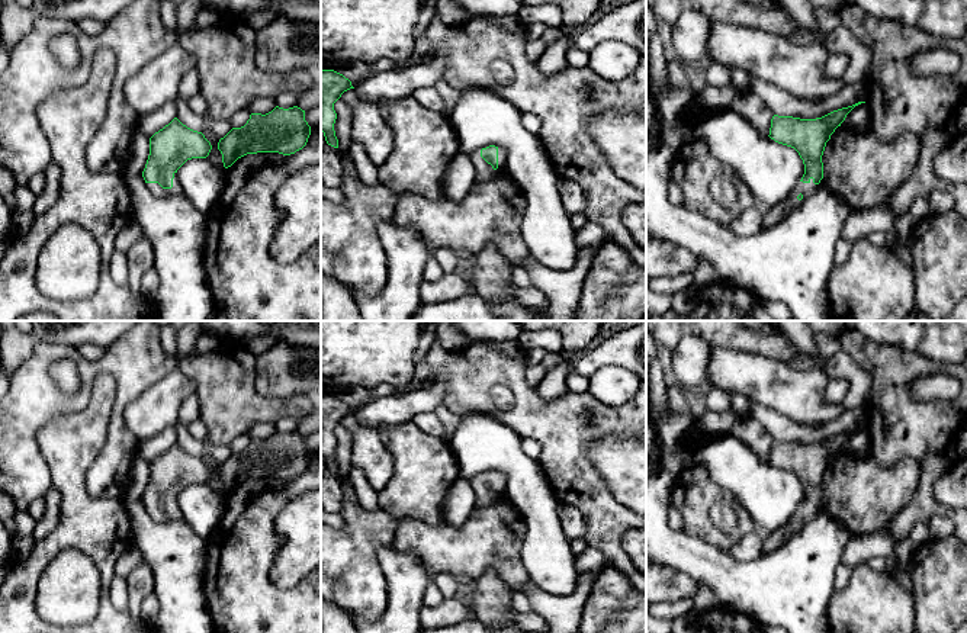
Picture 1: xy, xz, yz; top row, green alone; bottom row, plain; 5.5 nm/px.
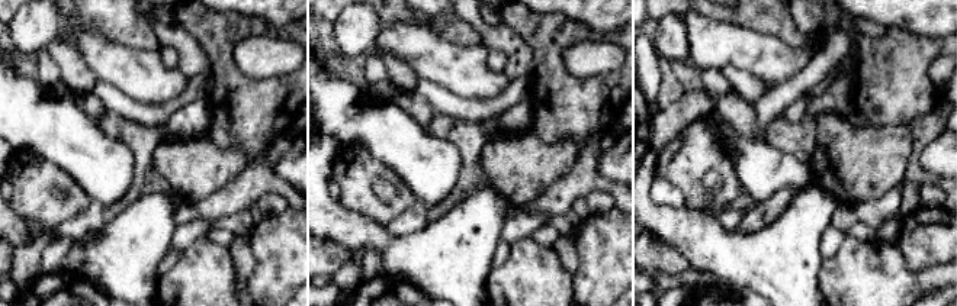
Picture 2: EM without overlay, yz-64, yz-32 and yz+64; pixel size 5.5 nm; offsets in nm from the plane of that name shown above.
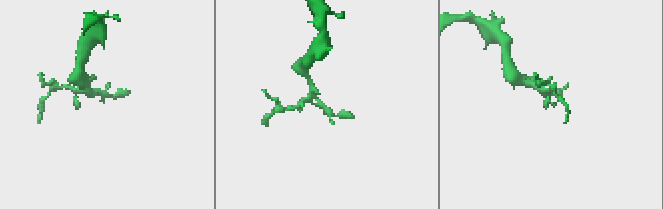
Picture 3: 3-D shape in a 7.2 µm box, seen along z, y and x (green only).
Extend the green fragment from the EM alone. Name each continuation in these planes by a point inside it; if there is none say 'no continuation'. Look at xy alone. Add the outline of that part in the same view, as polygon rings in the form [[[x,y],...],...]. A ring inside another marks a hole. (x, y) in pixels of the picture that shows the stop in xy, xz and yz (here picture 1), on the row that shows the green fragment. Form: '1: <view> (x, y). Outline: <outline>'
1: xy (156, 189). Outline: [[[174,173],[173,187],[171,189],[163,189],[158,183],[147,183],[147,187],[157,197],[180,196],[180,195],[183,195],[183,189],[180,186],[177,173]]]

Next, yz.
1: yz (771, 217). Outline: [[[825,179],[819,184],[799,181],[797,187],[778,205],[764,209],[762,229],[771,228],[796,211],[809,196],[812,196],[819,187],[825,186]]]

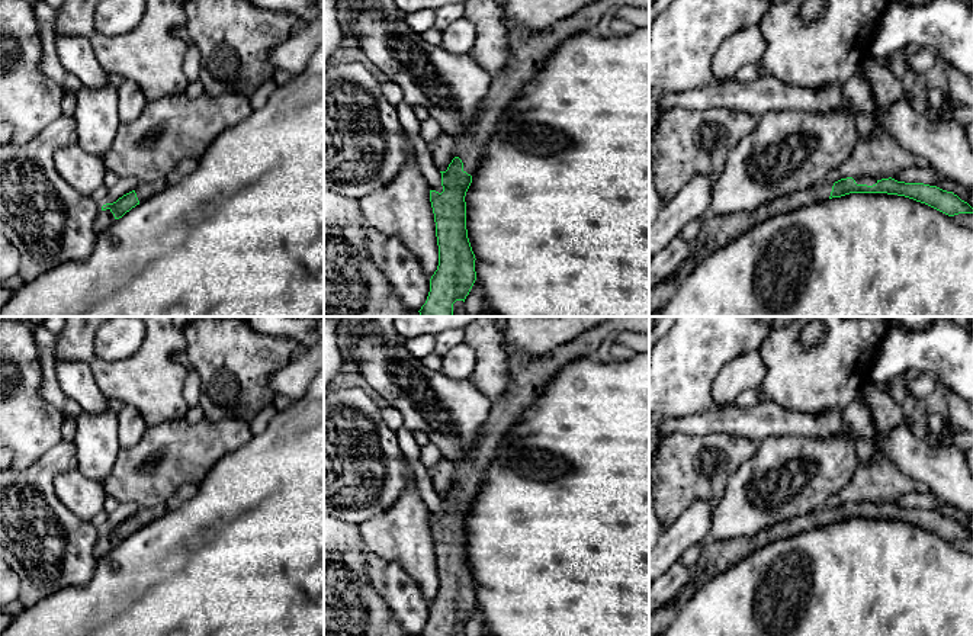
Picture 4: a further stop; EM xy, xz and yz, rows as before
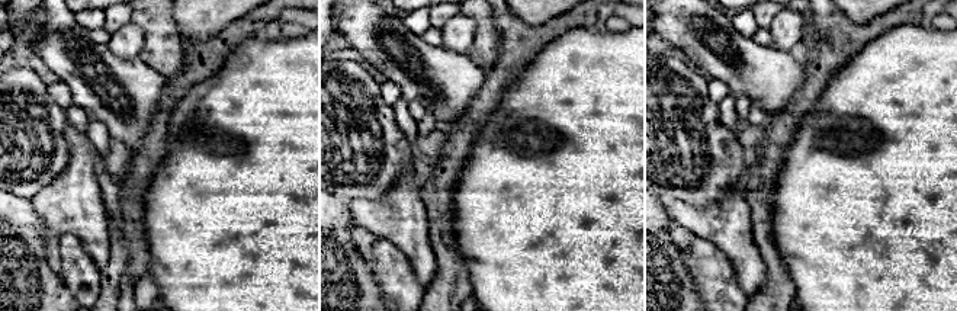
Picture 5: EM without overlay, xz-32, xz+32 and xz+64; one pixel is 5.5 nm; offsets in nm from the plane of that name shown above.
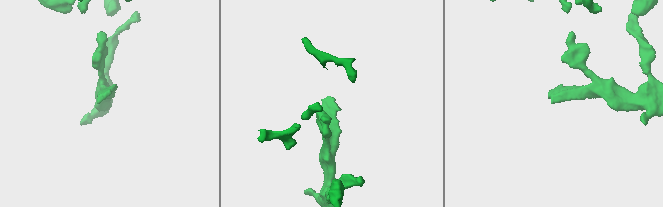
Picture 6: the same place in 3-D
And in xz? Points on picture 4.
1: xz (527, 51). Outline: [[[594,0],[577,13],[540,32],[530,32],[504,15],[508,30],[508,58],[502,71],[492,76],[469,131],[455,141],[455,155],[463,163],[463,171],[473,176],[497,121],[511,100],[534,78],[547,57],[562,42],[582,32],[595,32],[598,22],[610,7],[635,6],[649,10],[649,0]]]

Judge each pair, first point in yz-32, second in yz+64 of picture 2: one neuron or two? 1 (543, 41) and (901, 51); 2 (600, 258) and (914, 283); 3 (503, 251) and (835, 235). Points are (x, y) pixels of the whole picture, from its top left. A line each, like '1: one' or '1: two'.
1: one
2: two
3: one

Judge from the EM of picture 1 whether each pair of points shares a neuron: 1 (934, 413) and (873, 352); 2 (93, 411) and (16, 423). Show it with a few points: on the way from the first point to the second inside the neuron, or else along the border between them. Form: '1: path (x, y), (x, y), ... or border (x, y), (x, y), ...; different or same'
1: path (915, 411), (892, 388), (890, 370); same
2: border (87, 401), (51, 418), (37, 444); different

